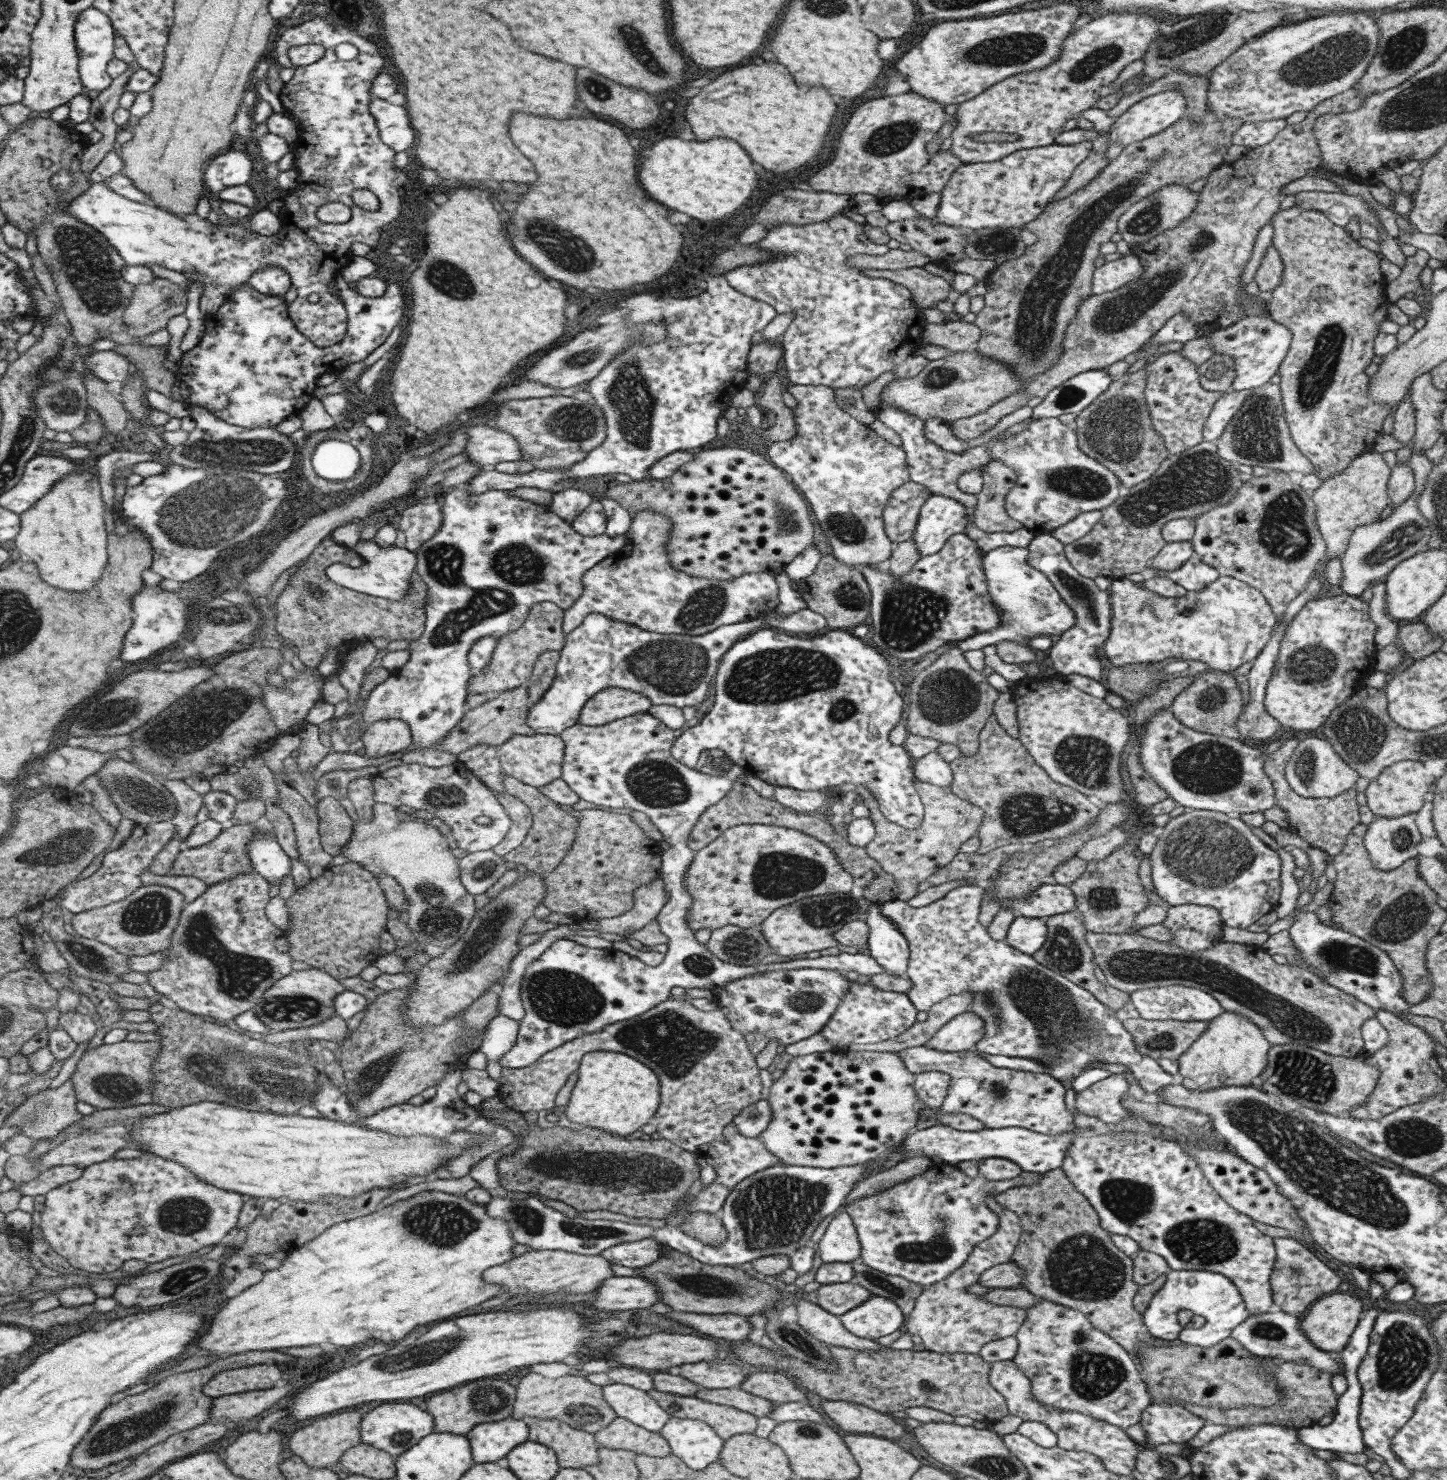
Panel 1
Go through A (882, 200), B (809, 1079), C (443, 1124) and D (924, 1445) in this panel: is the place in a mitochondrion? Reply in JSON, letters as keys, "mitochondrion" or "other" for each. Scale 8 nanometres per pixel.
{"A":"other","B":"other","C":"other","D":"other"}

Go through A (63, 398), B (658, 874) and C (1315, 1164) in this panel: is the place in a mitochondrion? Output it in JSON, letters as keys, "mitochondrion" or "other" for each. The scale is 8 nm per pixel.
{"A":"mitochondrion","B":"other","C":"mitochondrion"}

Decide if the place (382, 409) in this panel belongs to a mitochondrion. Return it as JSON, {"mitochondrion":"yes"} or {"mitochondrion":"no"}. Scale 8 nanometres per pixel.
{"mitochondrion":"no"}

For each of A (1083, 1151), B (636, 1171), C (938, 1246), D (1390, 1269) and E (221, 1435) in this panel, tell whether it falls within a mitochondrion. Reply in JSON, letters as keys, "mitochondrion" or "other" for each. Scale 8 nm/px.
{"A":"other","B":"mitochondrion","C":"mitochondrion","D":"other","E":"other"}

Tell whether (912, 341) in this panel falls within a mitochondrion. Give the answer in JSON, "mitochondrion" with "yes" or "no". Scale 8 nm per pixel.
{"mitochondrion":"no"}

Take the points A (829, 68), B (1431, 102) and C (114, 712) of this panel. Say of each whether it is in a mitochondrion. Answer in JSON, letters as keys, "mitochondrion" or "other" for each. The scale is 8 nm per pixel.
{"A":"other","B":"mitochondrion","C":"mitochondrion"}

